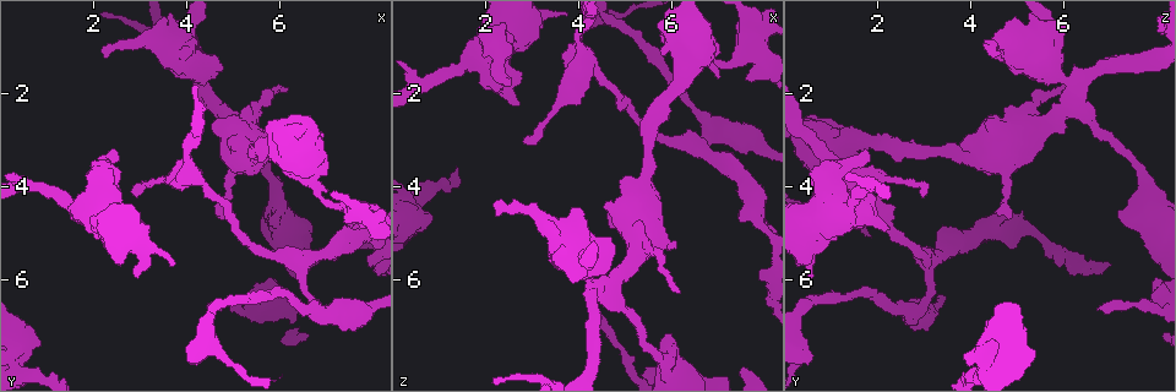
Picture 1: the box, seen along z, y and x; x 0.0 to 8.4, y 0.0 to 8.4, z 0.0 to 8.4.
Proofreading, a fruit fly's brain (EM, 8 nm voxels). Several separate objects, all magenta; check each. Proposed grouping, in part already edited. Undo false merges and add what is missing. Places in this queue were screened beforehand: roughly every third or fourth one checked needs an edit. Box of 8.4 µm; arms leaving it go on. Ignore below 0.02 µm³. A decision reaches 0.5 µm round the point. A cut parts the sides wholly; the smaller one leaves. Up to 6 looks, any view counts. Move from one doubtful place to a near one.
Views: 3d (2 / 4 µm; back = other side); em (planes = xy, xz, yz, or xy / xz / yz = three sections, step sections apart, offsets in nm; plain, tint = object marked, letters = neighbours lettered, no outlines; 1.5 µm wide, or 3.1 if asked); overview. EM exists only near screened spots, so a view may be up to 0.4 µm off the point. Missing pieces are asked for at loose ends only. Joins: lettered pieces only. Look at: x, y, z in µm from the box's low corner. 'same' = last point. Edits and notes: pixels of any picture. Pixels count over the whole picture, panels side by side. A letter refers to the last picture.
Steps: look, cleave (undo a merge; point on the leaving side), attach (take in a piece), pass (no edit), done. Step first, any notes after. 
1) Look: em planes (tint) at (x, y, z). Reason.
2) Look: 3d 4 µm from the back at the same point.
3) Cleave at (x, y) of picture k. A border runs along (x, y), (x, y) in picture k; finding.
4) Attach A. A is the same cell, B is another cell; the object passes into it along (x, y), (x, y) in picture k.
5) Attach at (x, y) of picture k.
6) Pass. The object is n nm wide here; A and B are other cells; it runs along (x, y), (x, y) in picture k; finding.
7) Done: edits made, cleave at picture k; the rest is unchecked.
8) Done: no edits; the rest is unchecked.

Look: 3d 4 µm at (2.70, 4.90, 2.25).

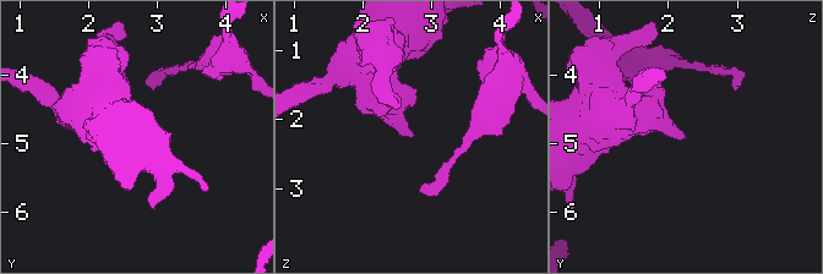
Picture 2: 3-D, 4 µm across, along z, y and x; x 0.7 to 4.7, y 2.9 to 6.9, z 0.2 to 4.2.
Look: em xz step 8 (letters) at (2.70, 4.95, 2.25).

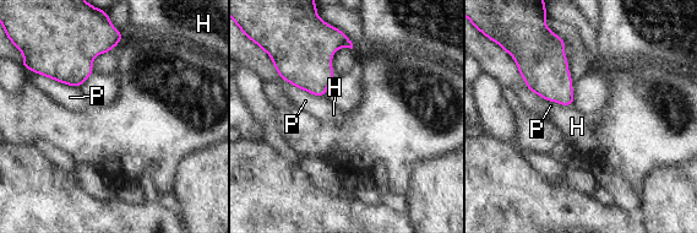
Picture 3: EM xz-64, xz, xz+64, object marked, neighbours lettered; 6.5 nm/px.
Look: em yz step 8 (letters) at the same point.

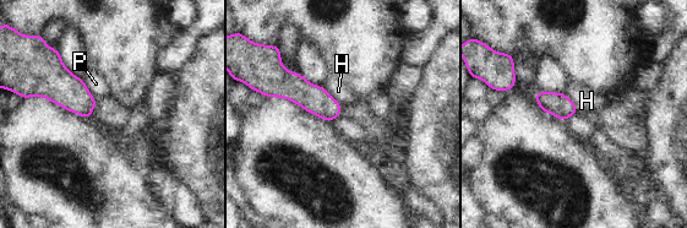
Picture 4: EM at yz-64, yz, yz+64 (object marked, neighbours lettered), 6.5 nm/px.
Pass. H and P are other cells; none of them fits.

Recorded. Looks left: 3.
Look: em xz step 8 (tint) at (6.50, 6.65, 2.45). Calibre changes.

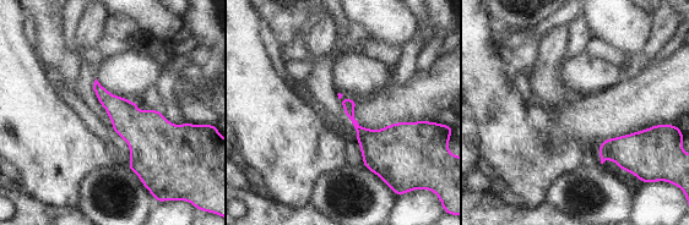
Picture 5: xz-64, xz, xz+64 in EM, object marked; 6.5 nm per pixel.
Look: em planes (letters) at the same point.

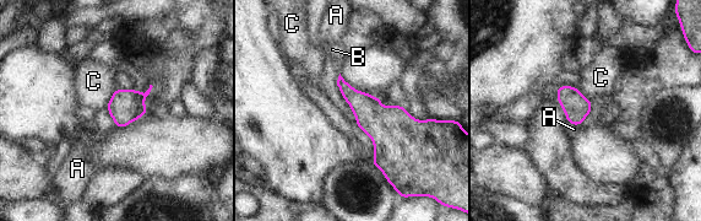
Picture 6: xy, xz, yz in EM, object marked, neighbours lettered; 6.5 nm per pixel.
Pass. The longest contact is with C, 150 nm; A, B and C are other cells; a border runs along (117, 87), (106, 106) in picture 6; one cell here.

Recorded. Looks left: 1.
Done: no edits; the rest is unchecked.

